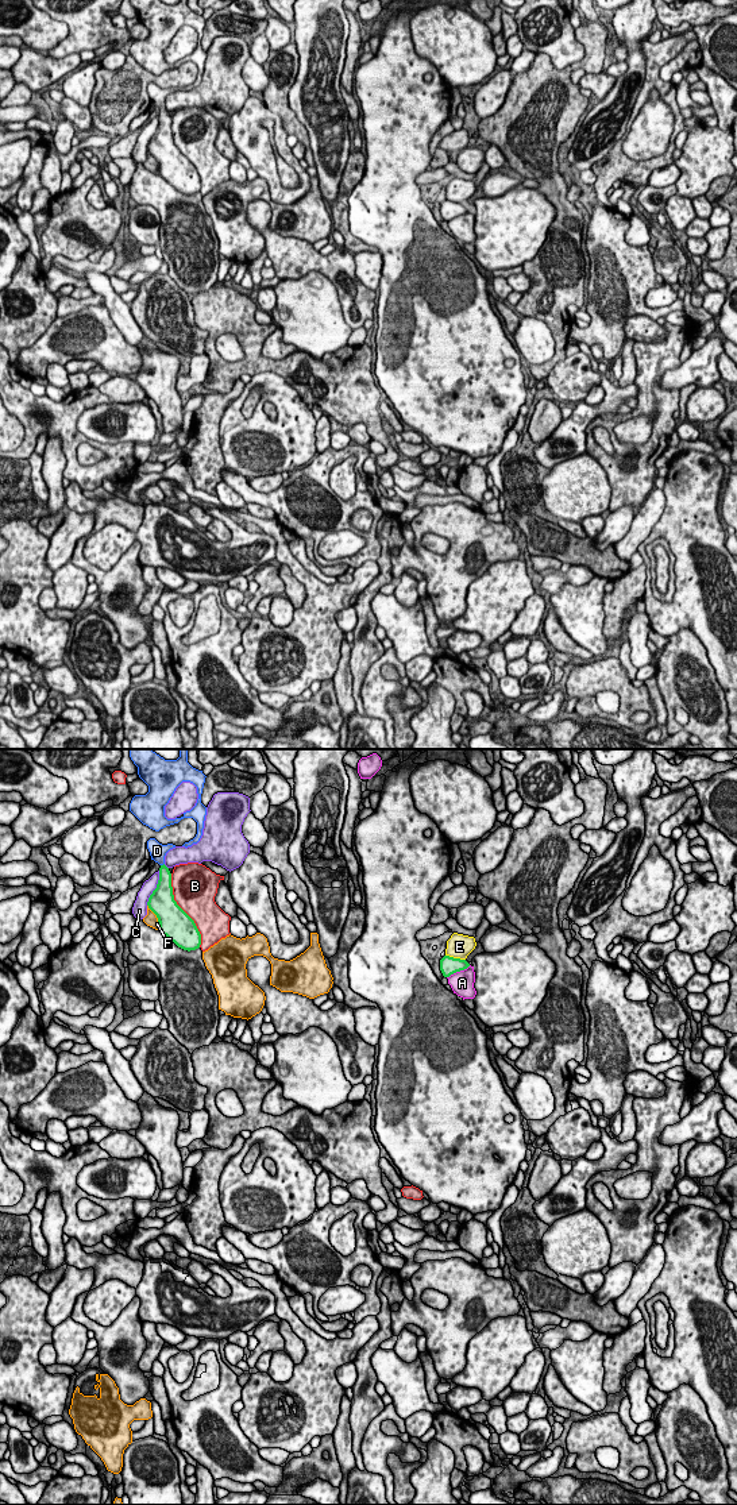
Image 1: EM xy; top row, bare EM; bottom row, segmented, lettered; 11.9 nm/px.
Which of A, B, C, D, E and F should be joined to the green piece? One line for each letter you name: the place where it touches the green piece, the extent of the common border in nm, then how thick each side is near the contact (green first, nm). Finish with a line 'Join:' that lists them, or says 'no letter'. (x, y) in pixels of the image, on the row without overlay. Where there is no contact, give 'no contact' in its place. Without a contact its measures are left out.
D: contact xy (164, 108); length 60 nm; calibres 160 and 190 nm
Join: D

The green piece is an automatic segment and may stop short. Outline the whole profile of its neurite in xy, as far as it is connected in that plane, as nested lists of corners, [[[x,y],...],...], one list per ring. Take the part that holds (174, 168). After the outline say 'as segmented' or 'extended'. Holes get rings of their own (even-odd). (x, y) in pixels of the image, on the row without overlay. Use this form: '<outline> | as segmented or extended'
[[[155,82],[147,85],[151,104],[161,109],[159,124],[147,150],[158,162],[159,175],[178,192],[190,196],[200,192],[201,178],[194,165],[174,144],[171,117],[165,109],[165,100],[173,92],[175,89],[162,89]]] | extended

